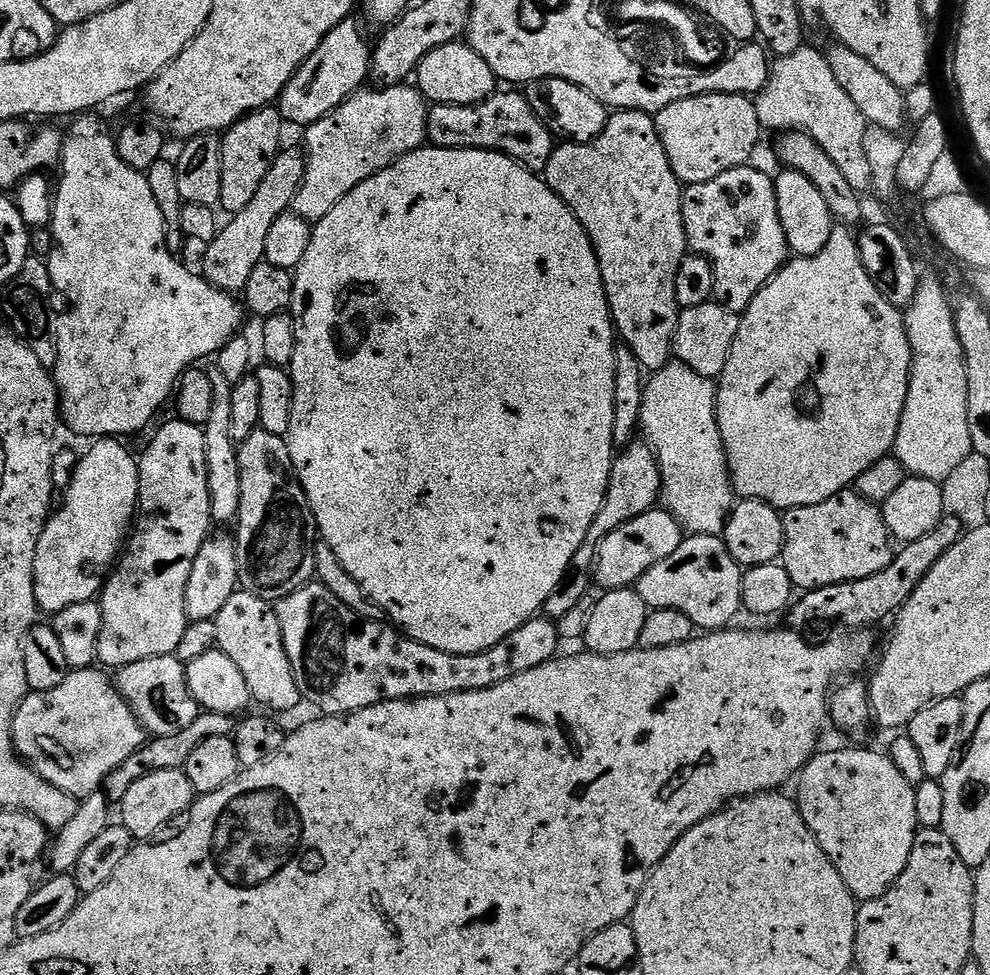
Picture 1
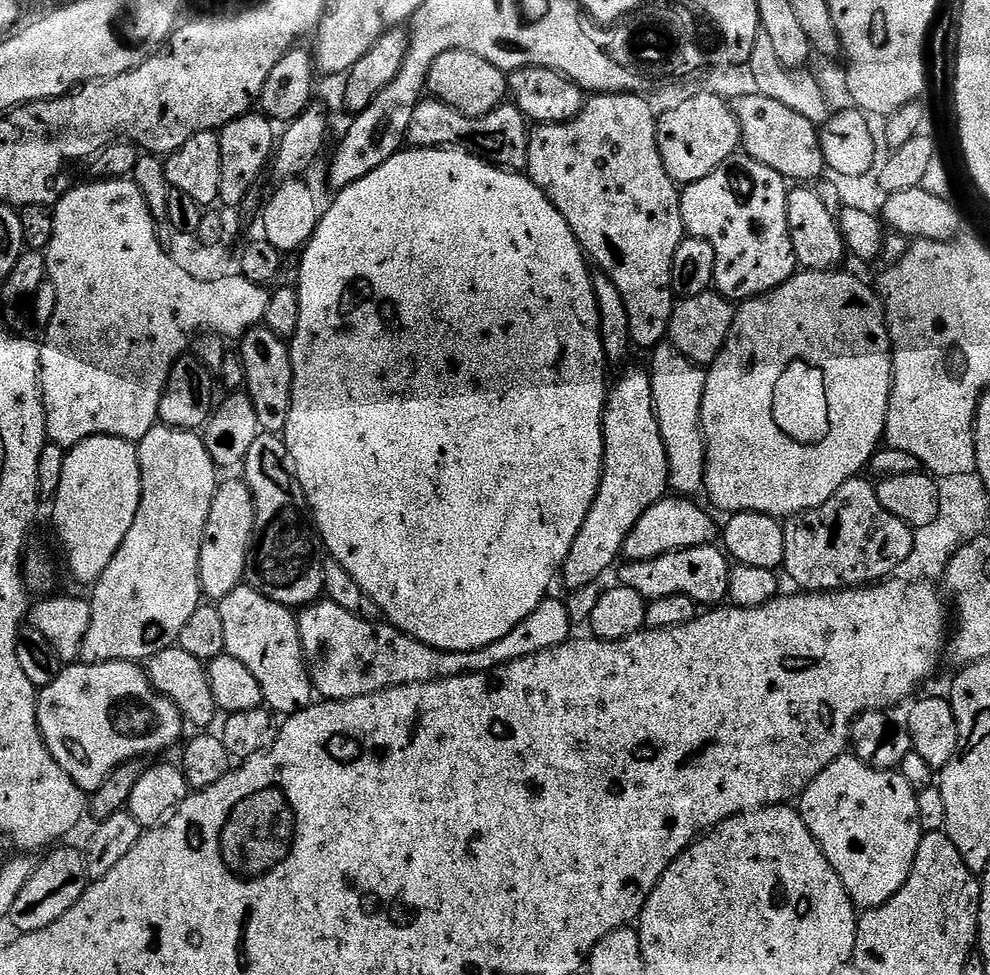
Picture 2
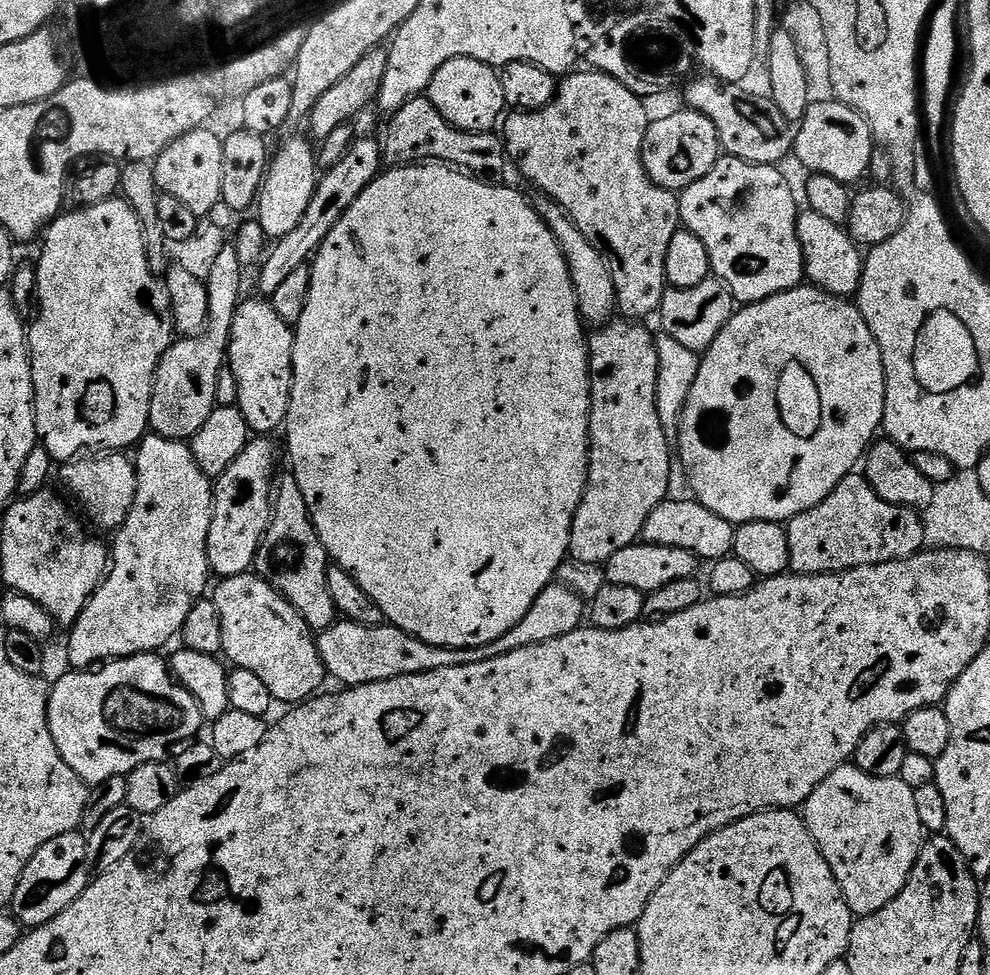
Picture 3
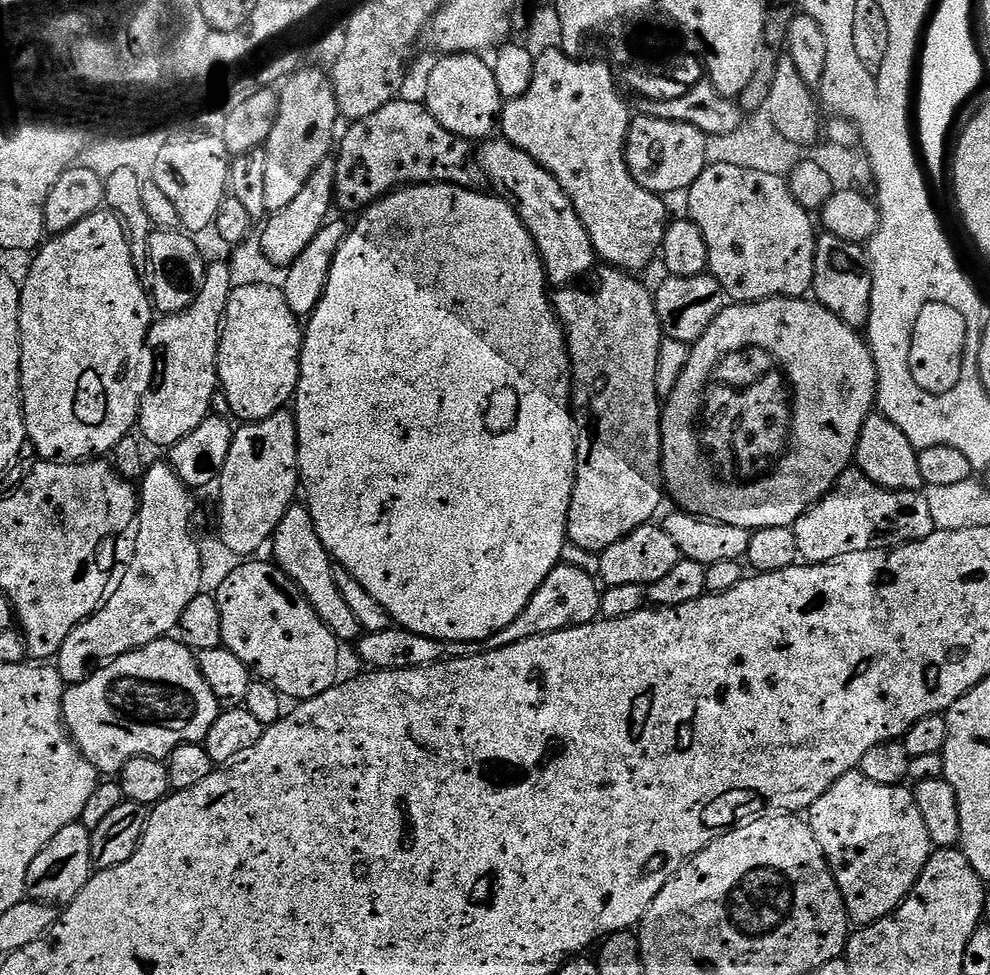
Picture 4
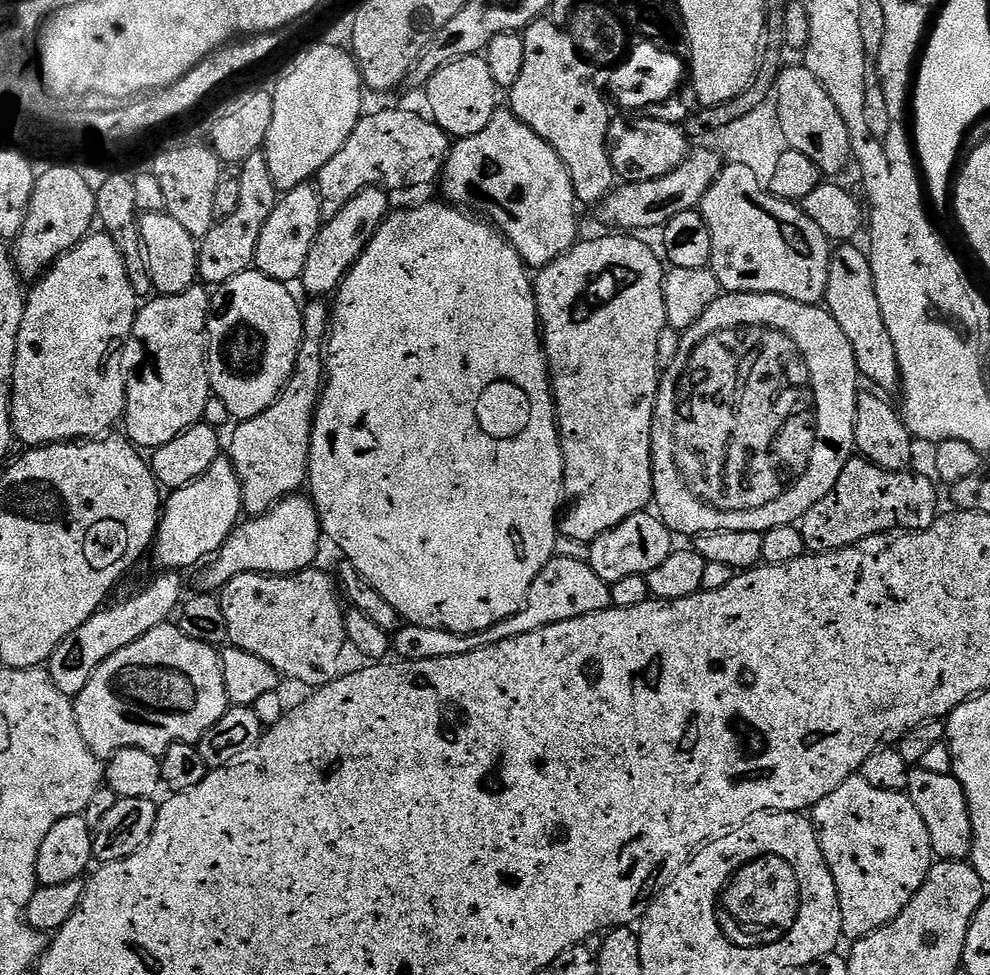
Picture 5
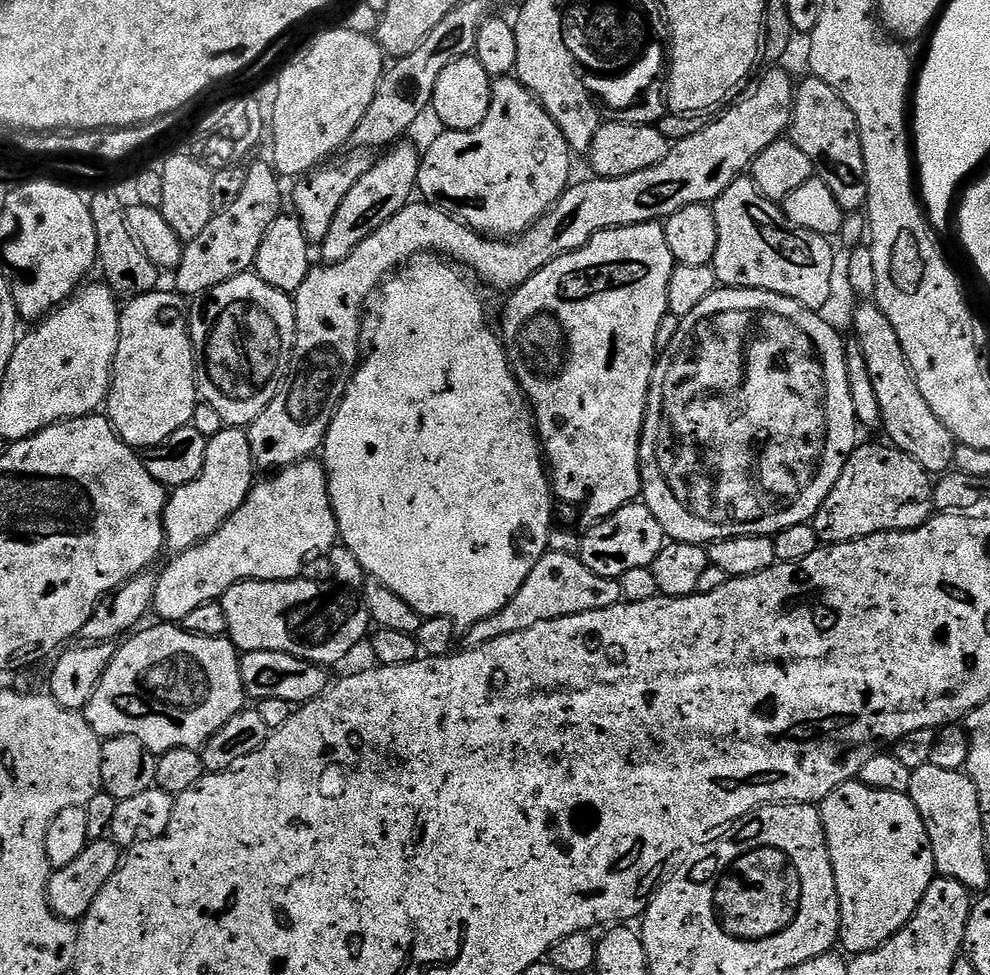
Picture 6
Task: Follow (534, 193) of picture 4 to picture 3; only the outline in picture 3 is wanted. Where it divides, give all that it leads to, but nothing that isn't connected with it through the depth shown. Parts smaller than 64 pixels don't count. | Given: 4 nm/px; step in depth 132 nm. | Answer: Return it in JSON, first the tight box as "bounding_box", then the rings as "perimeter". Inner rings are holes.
{"bounding_box":[535,198,618,326],"perimeter":[[[540,198],[535,201],[536,213],[546,222],[546,226],[554,234],[554,238],[560,244],[560,249],[564,251],[568,265],[570,266],[570,276],[576,287],[576,297],[580,307],[580,315],[592,326],[603,326],[617,315],[618,305],[616,303],[616,287],[614,286],[614,274],[608,265],[608,259],[588,241],[586,234],[574,226],[574,222],[552,200]]]}

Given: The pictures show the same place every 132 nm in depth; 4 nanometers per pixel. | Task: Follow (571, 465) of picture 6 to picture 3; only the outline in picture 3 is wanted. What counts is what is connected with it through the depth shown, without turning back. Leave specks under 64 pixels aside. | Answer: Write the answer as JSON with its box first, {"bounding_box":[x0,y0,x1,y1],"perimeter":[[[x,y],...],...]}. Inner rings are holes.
{"bounding_box":[568,318,674,565],"perimeter":[[[616,318],[597,327],[588,338],[588,357],[592,371],[592,413],[588,447],[588,485],[574,514],[568,550],[578,563],[605,565],[618,550],[637,543],[643,537],[646,518],[669,495],[674,448],[668,445],[666,425],[660,421],[656,405],[658,386],[658,350],[656,337],[640,322]]]}

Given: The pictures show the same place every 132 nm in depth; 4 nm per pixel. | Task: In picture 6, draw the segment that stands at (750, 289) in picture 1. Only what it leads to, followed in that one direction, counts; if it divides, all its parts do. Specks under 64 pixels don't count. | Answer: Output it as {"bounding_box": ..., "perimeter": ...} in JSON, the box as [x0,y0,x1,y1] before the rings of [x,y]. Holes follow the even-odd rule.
{"bounding_box":[712,178,836,310],"perimeter":[[[751,178],[734,181],[714,201],[718,226],[718,250],[712,259],[716,279],[725,288],[761,288],[774,294],[798,301],[813,310],[824,310],[832,300],[832,275],[836,272],[836,256],[832,253],[829,237],[819,236],[810,230],[794,226],[786,218],[783,207],[777,201],[767,200],[756,190]]]}

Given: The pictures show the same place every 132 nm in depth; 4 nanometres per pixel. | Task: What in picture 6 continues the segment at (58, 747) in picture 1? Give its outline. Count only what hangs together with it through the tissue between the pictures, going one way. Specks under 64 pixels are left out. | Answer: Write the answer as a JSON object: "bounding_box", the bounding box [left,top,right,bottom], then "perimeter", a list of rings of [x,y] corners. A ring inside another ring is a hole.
{"bounding_box":[83,622,246,754],"perimeter":[[[156,622],[153,628],[147,628],[129,635],[119,645],[121,648],[113,651],[106,674],[98,682],[87,708],[83,709],[84,716],[101,738],[138,738],[138,742],[154,754],[169,752],[171,748],[203,749],[204,743],[213,734],[222,730],[234,714],[243,712],[246,707],[240,669],[241,653],[224,636],[206,638],[190,634],[183,626],[172,622]]]}

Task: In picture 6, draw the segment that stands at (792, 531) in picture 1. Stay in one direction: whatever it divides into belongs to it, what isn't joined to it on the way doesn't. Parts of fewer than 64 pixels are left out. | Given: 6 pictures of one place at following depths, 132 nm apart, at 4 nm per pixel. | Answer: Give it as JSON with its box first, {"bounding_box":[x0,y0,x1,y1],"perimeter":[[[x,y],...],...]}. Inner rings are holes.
{"bounding_box":[810,443,934,545],"perimeter":[[[861,443],[851,454],[838,478],[834,482],[834,490],[822,502],[822,506],[812,517],[810,523],[816,531],[816,537],[825,545],[849,544],[851,540],[865,540],[879,532],[909,532],[911,528],[921,528],[934,515],[932,503],[933,477],[920,465],[910,458],[902,449],[891,443],[864,444]]]}

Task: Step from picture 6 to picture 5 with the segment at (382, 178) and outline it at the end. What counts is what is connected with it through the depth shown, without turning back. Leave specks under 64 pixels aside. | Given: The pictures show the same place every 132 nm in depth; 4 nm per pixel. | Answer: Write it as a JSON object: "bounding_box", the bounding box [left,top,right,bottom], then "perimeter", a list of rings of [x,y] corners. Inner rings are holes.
{"bounding_box":[299,188,390,296],"perimeter":[[[366,188],[354,199],[346,202],[342,210],[321,227],[314,246],[310,246],[310,258],[306,258],[306,270],[299,278],[299,283],[312,296],[328,296],[339,289],[348,271],[356,265],[356,260],[364,253],[366,246],[374,238],[380,224],[390,211],[389,193],[384,188]]]}

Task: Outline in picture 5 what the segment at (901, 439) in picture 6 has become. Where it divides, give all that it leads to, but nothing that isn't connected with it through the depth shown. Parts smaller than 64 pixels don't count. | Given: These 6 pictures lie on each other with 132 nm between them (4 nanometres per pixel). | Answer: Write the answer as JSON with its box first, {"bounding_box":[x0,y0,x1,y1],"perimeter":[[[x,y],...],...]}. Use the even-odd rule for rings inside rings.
{"bounding_box":[823,242,900,393],"perimeter":[[[844,242],[833,251],[830,262],[830,274],[826,282],[826,294],[823,303],[829,314],[842,326],[842,334],[854,350],[856,371],[865,381],[868,380],[881,393],[897,391],[900,388],[900,371],[898,370],[898,353],[894,351],[894,341],[890,339],[890,330],[882,318],[882,306],[878,306],[878,294],[874,286],[872,261],[869,253],[864,252],[852,242]]]}

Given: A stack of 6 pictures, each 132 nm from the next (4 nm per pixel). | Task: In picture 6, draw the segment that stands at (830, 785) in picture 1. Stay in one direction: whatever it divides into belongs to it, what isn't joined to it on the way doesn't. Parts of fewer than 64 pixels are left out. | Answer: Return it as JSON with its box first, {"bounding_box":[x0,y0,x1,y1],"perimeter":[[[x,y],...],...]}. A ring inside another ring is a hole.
{"bounding_box":[818,779,937,954],"perimeter":[[[859,779],[847,780],[842,786],[838,786],[820,801],[818,807],[840,903],[839,947],[848,954],[872,952],[875,948],[881,948],[891,936],[898,934],[898,930],[912,921],[918,906],[924,900],[926,890],[937,879],[930,834],[926,834],[926,826],[911,795],[874,790],[860,783]]]}

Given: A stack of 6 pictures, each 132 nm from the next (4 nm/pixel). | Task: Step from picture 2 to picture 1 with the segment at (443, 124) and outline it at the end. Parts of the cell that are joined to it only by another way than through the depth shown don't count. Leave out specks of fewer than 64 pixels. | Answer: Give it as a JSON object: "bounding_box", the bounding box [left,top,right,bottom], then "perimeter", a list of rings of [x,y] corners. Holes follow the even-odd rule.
{"bounding_box":[427,91,553,173],"perimeter":[[[497,91],[480,104],[432,104],[428,109],[427,143],[438,148],[484,148],[487,152],[503,152],[510,159],[519,160],[531,172],[543,173],[552,157],[553,134],[542,122],[542,118],[534,114],[527,95],[520,93],[519,96],[516,93],[519,91],[508,91],[512,92]]]}

